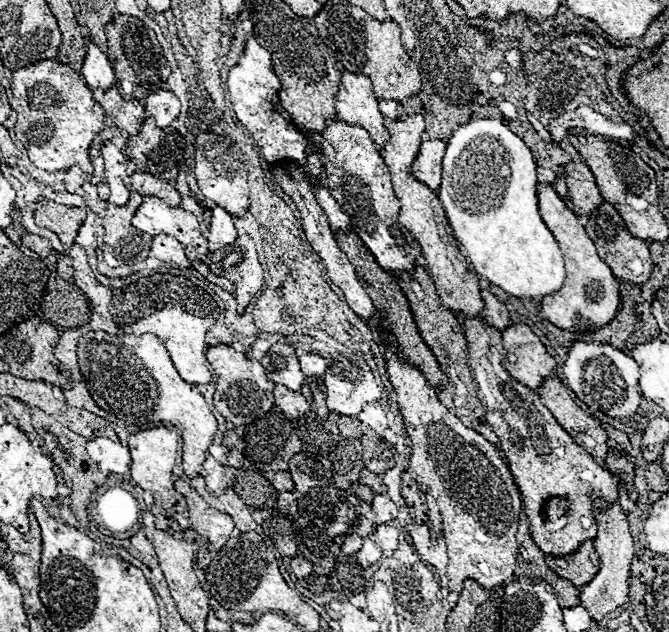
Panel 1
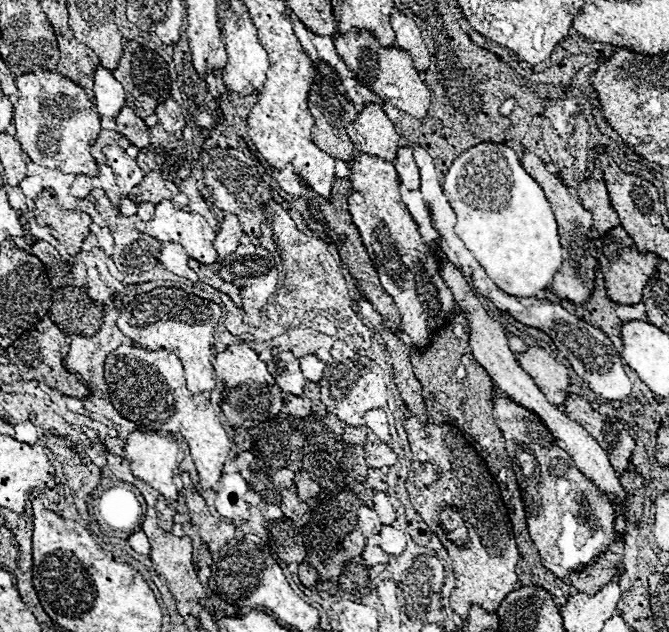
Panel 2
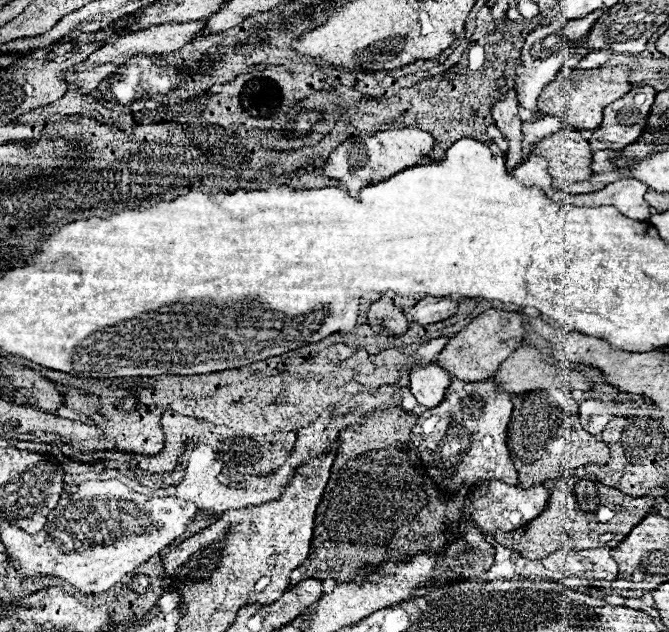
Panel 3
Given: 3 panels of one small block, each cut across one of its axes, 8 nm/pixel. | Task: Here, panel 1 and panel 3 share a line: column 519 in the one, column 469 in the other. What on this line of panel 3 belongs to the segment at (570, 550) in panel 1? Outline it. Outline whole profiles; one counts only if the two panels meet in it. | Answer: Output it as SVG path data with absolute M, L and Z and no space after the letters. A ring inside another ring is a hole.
M494 376L480 382L452 378L444 400L418 416L410 440L418 448L420 458L426 462L430 476L444 490L456 492L462 484L472 488L474 482L482 478L498 478L516 486L518 474L506 446L510 414L512 398L508 392L498 390Z

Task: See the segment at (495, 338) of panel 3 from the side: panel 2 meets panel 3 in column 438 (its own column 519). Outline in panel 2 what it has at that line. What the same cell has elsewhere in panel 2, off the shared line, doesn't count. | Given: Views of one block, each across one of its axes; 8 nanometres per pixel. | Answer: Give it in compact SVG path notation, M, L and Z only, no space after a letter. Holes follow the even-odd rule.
M530 346L526 352L516 354L516 358L520 368L536 382L548 402L552 402L554 406L562 406L570 386L566 368L540 346Z

